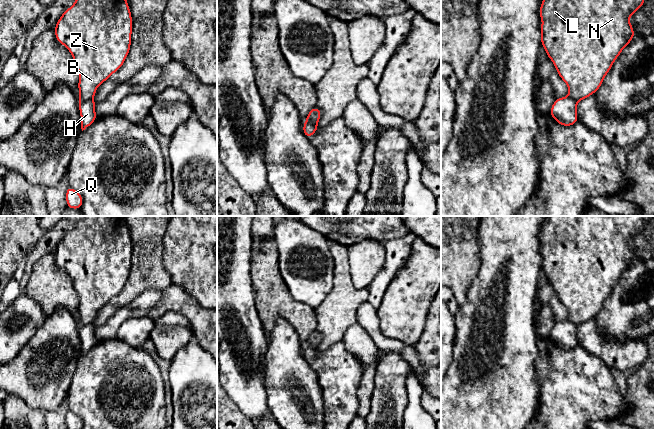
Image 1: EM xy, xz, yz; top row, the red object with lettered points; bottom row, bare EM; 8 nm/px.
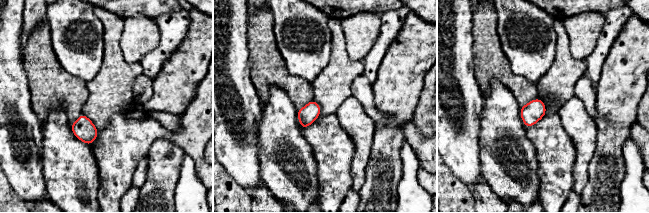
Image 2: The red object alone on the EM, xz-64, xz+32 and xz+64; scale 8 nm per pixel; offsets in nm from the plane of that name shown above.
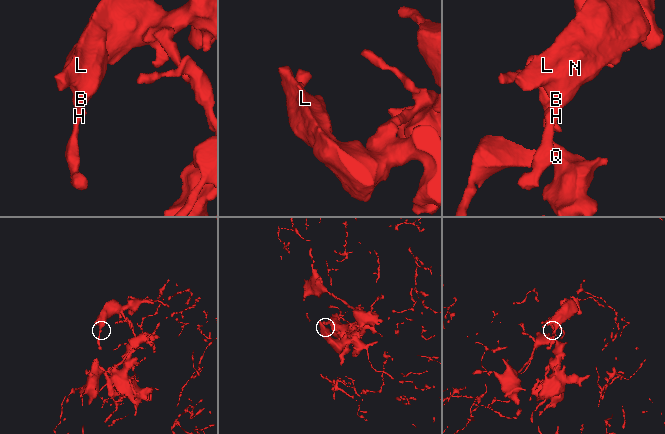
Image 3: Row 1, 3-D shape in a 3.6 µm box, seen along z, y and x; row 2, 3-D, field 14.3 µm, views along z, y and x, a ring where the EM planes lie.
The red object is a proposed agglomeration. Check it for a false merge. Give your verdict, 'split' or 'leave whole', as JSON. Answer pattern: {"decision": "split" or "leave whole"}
{"decision": "split"}

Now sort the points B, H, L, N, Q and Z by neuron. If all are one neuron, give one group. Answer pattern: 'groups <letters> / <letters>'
groups B L N Z / H Q

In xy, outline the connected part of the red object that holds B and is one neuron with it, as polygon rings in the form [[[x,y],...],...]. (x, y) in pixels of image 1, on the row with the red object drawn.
[[[75,0],[54,30],[56,40],[72,54],[78,70],[79,100],[87,101],[125,62],[131,46],[132,15],[127,0]]]

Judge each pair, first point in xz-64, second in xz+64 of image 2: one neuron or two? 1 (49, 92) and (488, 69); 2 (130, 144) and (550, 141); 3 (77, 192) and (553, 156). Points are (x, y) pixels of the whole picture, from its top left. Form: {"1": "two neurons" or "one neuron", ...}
{"1": "one neuron", "2": "one neuron", "3": "two neurons"}

